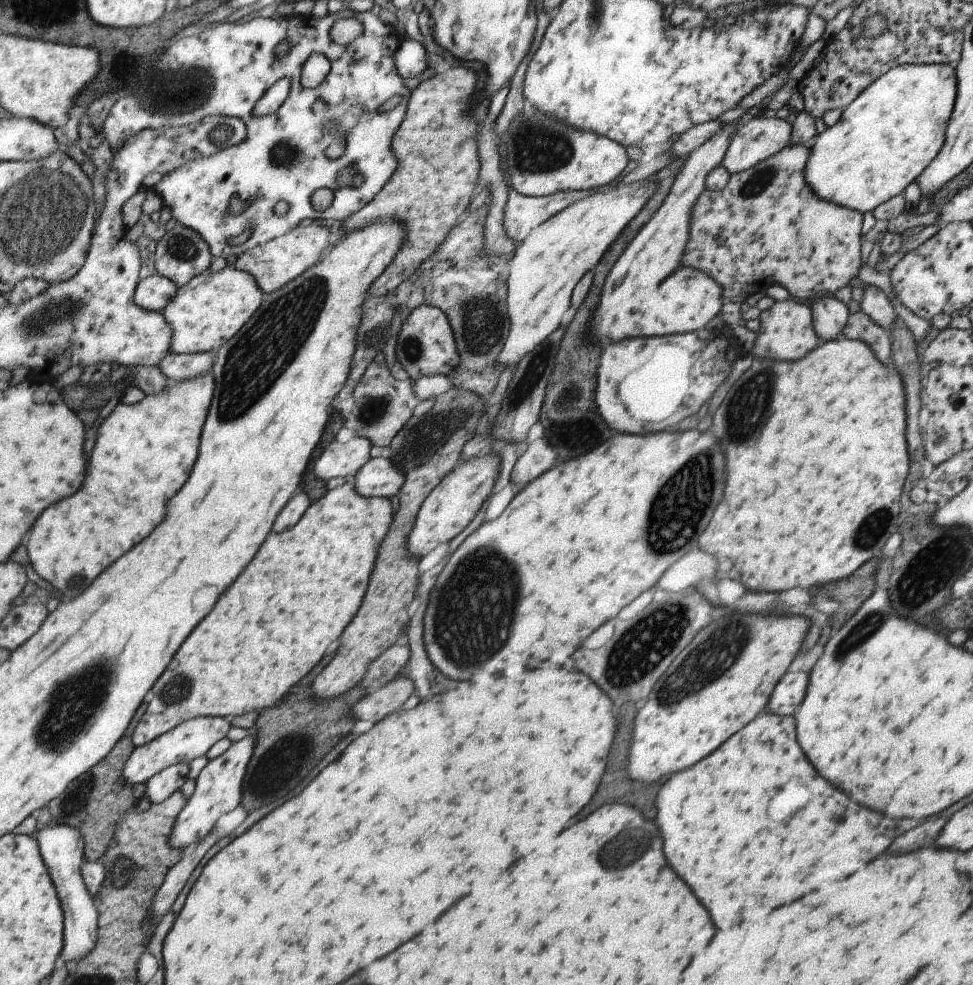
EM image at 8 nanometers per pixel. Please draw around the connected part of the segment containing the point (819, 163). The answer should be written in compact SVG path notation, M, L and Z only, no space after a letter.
M901 65L891 70L888 70L884 75L881 75L875 82L872 82L856 100L854 100L841 114L840 120L832 127L828 127L822 134L818 134L810 145L811 152L806 163L806 170L804 170L804 180L806 184L812 188L812 192L826 202L832 202L836 206L848 208L850 210L858 211L861 213L872 212L881 204L888 202L891 198L903 194L907 186L912 182L916 182L921 172L928 168L928 164L936 158L936 155L944 142L946 142L946 128L951 118L953 107L957 96L957 77L955 69L951 65Z

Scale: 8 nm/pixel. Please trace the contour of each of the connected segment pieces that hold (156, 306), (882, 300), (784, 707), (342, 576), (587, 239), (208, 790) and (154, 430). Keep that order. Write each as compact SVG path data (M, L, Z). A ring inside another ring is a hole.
M155 274L140 278L134 292L134 301L141 308L163 311L176 292L177 287L168 278Z
M866 284L864 294L861 300L861 310L864 314L868 314L868 318L872 318L872 322L876 322L878 326L884 326L886 330L894 327L894 322L898 321L898 316L894 312L894 308L890 300L886 297L881 288L873 284Z
M804 671L784 674L772 691L767 704L768 711L780 716L795 715L806 696L808 682L810 676Z
M348 478L344 485L329 490L320 500L311 504L310 508L304 512L304 516L296 523L296 526L286 530L286 532L282 532L282 534L274 534L274 532L268 534L268 538L264 540L264 544L258 550L256 558L236 578L236 582L232 582L232 586L228 586L228 590L224 594L220 594L220 598L216 602L216 606L212 608L212 612L196 626L196 630L192 630L188 640L180 646L180 650L172 658L170 666L164 670L162 678L152 688L152 696L154 698L150 700L148 709L144 712L144 716L142 716L142 720L136 726L132 736L132 743L135 748L153 742L162 734L173 730L176 726L189 719L197 717L232 718L240 714L246 714L246 712L252 712L253 710L261 712L265 708L273 707L280 698L284 698L292 690L292 686L296 686L302 678L306 678L312 672L312 669L320 662L320 658L326 654L328 646L341 637L344 629L352 622L360 605L364 602L370 576L372 576L372 568L374 568L376 558L378 558L380 544L384 542L384 538L386 538L386 534L388 534L388 530L390 530L394 520L394 512L392 512L390 499L378 497L366 498L366 496L360 496L358 492L355 492L354 480Z
M651 178L630 182L626 186L610 186L610 190L595 190L551 216L537 226L521 242L509 260L508 314L510 330L504 348L498 356L500 371L506 366L517 366L542 341L558 328L562 316L571 306L574 287L600 262L604 252L616 242L620 232L646 206L656 190Z
M250 731L240 741L233 742L224 754L209 760L208 764L198 774L194 793L187 800L184 809L178 814L171 834L167 838L167 844L172 849L188 851L196 844L203 842L211 834L214 824L222 815L242 804L242 782L244 782L248 762L252 758L254 748L256 748L256 735L256 733Z
M205 373L181 382L169 381L163 390L145 394L137 404L120 402L102 420L98 426L96 446L88 460L88 474L80 490L44 510L30 530L30 538L26 542L28 560L38 576L48 580L60 592L76 596L84 592L116 558L146 538L158 526L158 522L164 520L166 502L184 486L198 458L200 430L208 415L214 390L212 374Z

